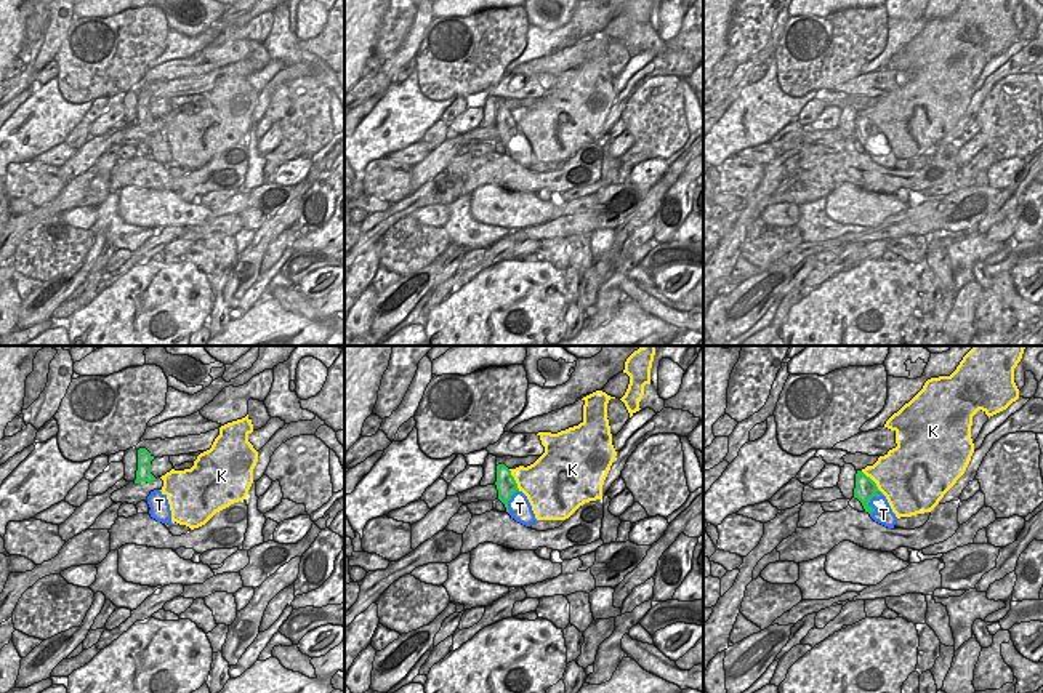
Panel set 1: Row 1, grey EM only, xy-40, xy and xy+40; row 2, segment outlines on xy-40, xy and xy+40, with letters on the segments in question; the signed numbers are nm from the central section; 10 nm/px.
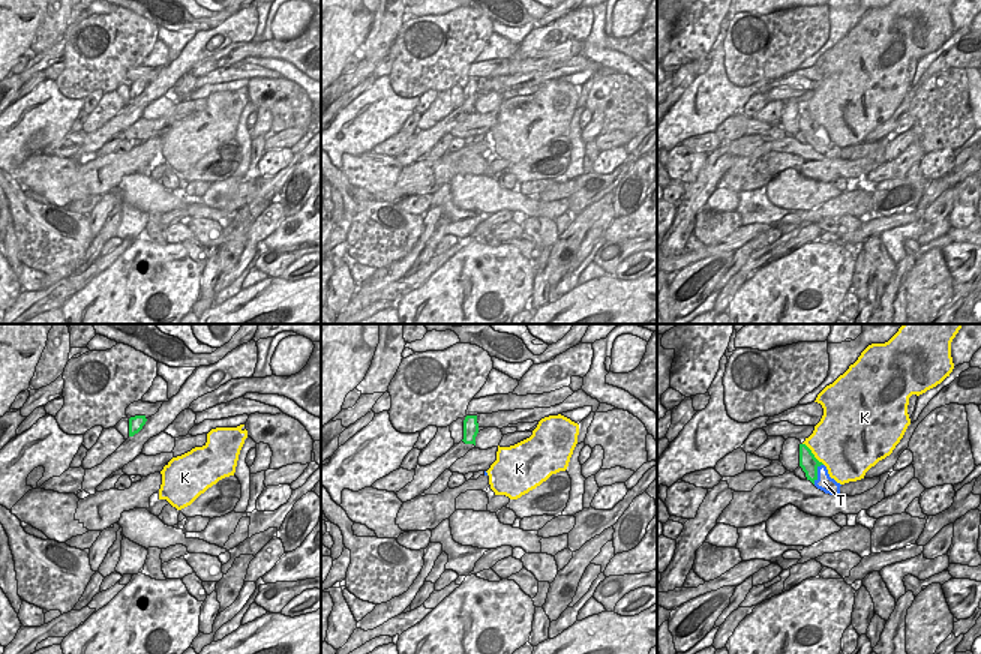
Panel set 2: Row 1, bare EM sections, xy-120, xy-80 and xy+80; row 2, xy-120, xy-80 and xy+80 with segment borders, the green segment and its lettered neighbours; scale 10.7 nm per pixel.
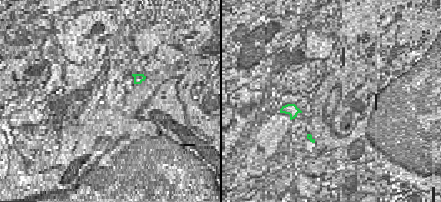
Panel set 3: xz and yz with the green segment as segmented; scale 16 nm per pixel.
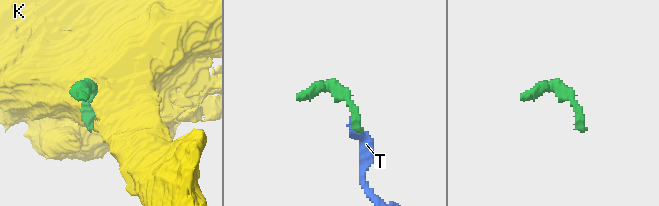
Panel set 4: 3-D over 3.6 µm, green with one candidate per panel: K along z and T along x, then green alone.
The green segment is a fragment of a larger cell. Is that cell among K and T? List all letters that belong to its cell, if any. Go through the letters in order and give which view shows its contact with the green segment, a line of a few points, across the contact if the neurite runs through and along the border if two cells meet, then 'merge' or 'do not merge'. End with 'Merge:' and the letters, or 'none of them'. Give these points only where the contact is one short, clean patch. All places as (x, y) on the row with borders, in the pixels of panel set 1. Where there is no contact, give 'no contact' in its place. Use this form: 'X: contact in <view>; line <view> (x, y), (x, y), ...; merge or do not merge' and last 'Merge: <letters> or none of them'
K: contact in xy; line xy (508, 469), (519, 490); do not merge
T: contact in xy+40; line xy+40 (865, 488), (869, 501), (883, 514); merge
Merge: T

